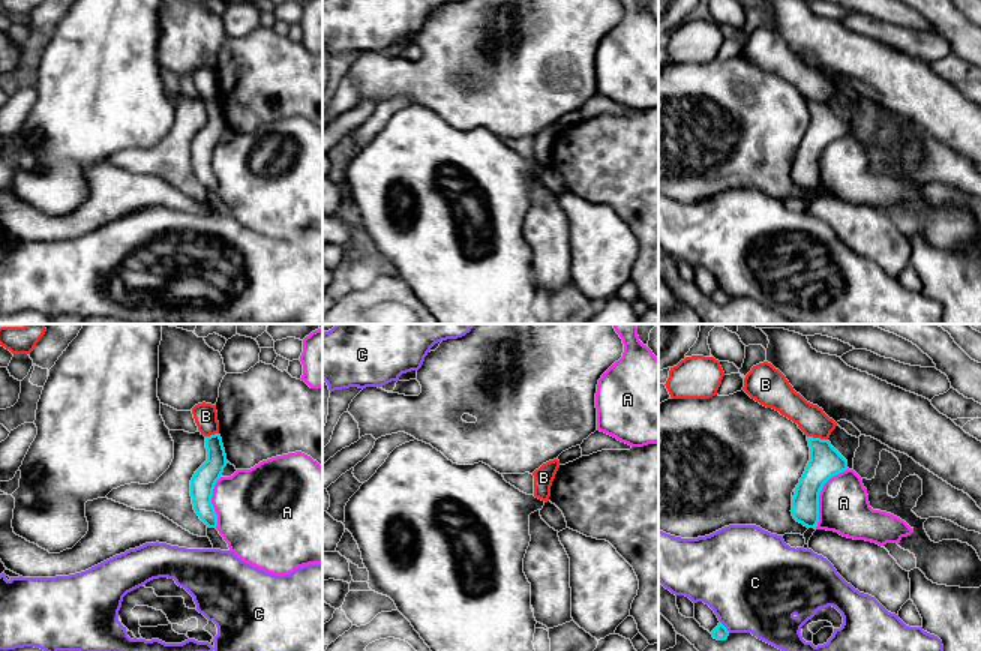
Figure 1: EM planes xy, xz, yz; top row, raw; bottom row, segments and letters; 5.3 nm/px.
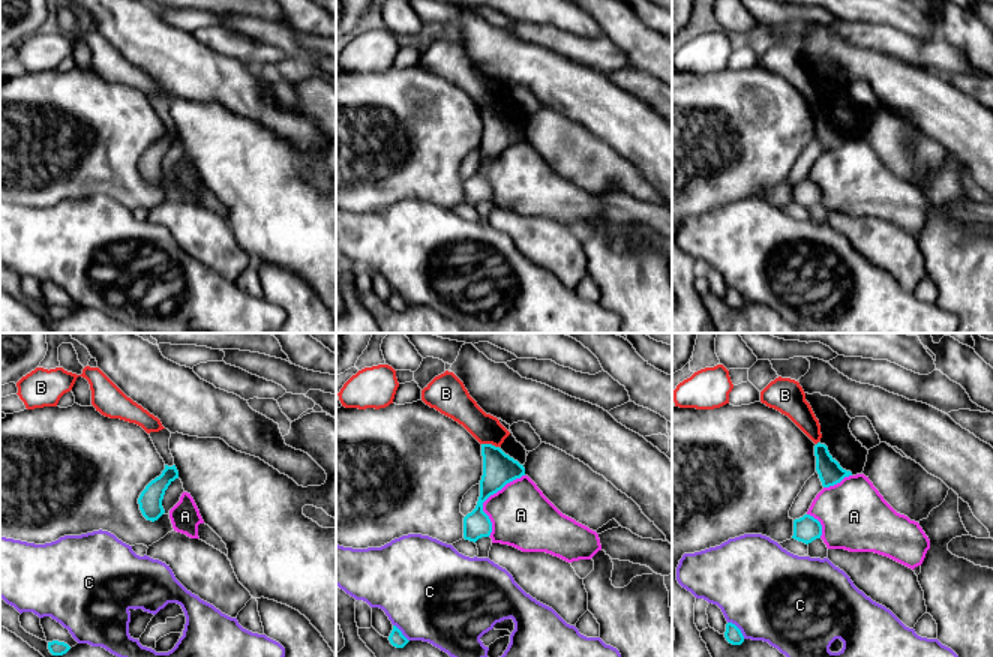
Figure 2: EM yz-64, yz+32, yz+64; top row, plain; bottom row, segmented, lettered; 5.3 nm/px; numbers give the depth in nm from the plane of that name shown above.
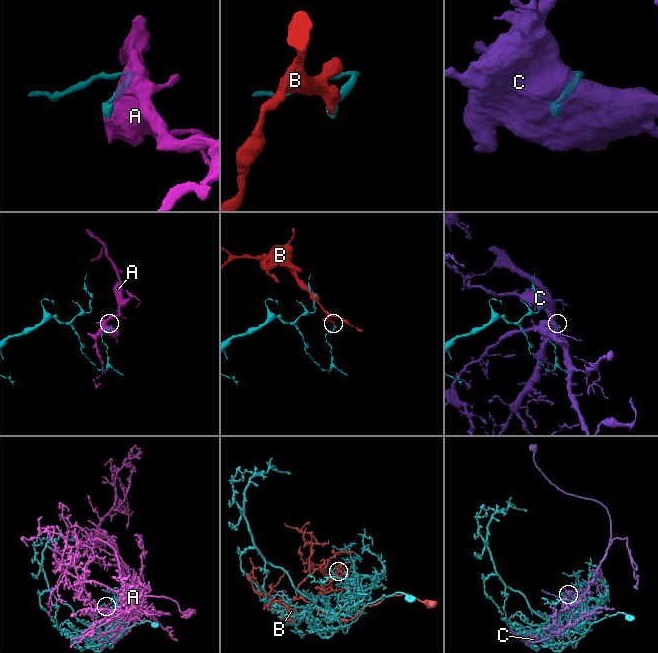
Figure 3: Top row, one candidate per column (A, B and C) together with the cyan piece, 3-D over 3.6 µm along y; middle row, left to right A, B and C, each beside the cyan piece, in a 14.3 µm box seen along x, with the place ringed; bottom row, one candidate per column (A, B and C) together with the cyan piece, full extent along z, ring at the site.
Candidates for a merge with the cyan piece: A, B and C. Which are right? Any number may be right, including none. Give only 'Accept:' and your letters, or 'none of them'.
Accept: none of them

